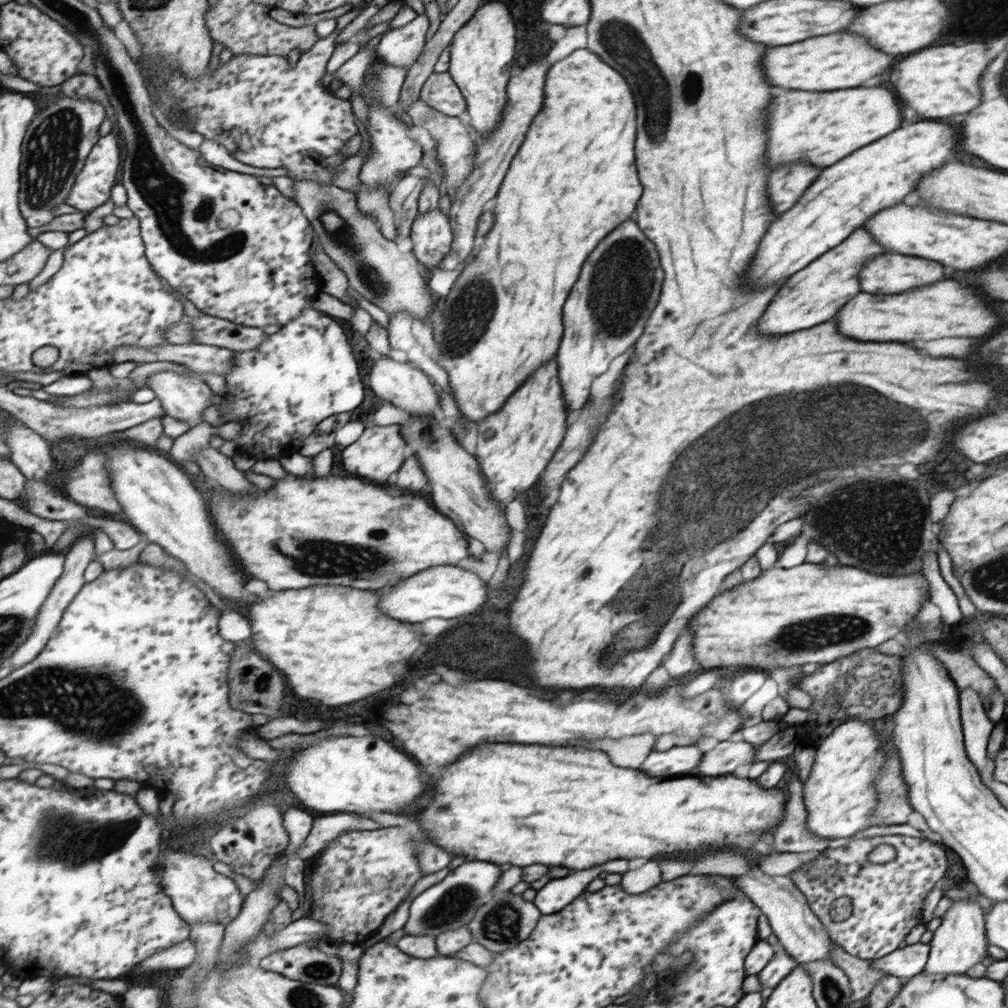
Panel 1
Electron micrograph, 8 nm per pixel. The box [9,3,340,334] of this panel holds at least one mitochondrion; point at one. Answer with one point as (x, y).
(53, 150)

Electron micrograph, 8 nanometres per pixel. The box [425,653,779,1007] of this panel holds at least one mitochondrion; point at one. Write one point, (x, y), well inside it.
(500, 925)

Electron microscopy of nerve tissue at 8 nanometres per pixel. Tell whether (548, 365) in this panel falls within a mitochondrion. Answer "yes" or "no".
no

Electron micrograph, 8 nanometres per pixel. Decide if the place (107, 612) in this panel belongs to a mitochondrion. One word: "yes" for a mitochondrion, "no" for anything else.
no

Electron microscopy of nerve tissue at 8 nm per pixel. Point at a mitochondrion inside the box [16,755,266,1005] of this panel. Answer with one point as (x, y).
(65, 840)

